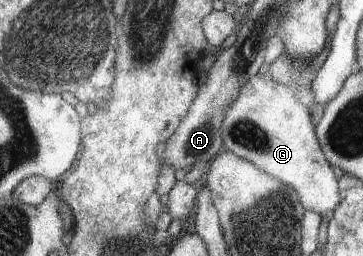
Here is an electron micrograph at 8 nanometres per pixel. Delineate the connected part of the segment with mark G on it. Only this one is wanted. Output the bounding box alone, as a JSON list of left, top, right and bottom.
[220,70,342,215]

